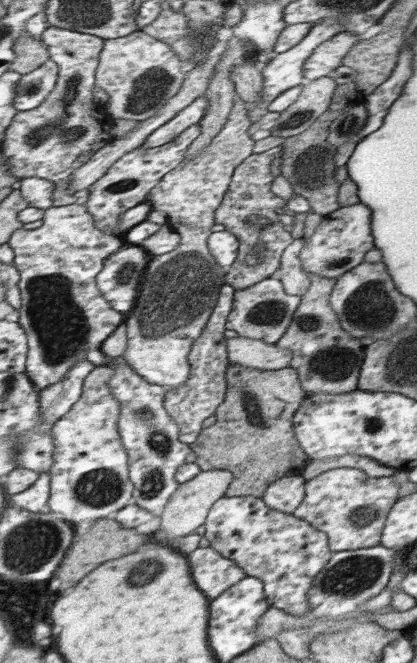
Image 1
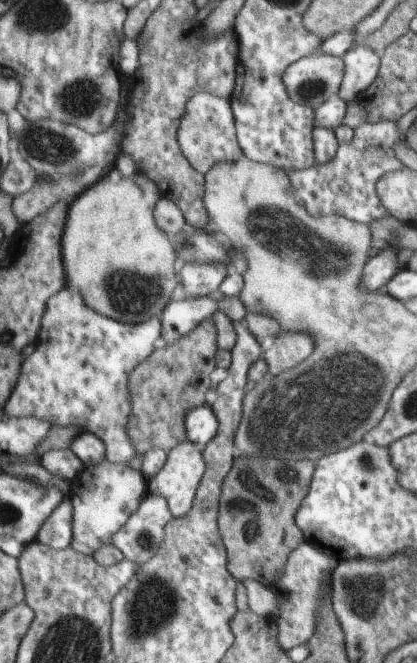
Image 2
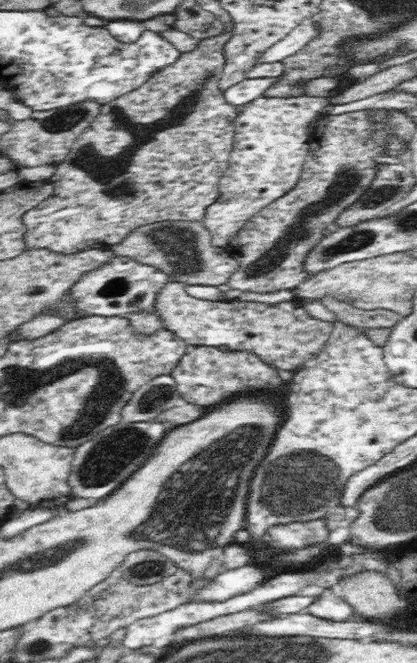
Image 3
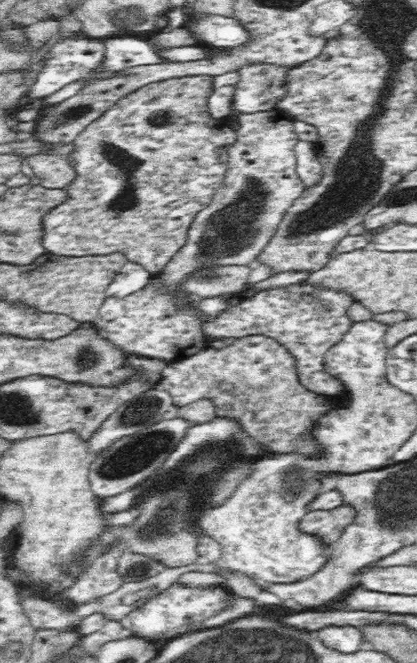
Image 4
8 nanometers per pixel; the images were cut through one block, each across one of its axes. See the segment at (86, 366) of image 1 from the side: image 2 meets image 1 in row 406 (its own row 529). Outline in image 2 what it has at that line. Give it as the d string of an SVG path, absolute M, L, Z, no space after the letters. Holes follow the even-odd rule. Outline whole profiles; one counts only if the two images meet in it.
M69 494L63 498L65 502L55 510L55 514L47 520L47 524L39 532L39 542L55 548L55 550L67 550L73 546L73 506Z

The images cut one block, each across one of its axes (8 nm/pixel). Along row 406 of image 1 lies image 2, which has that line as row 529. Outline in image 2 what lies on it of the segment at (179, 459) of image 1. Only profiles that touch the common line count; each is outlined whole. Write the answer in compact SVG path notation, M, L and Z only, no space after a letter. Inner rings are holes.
M147 492L141 508L127 520L125 528L113 536L111 546L117 546L127 560L137 564L149 562L159 554L165 540L165 528L171 520L175 520L175 514L167 498Z

